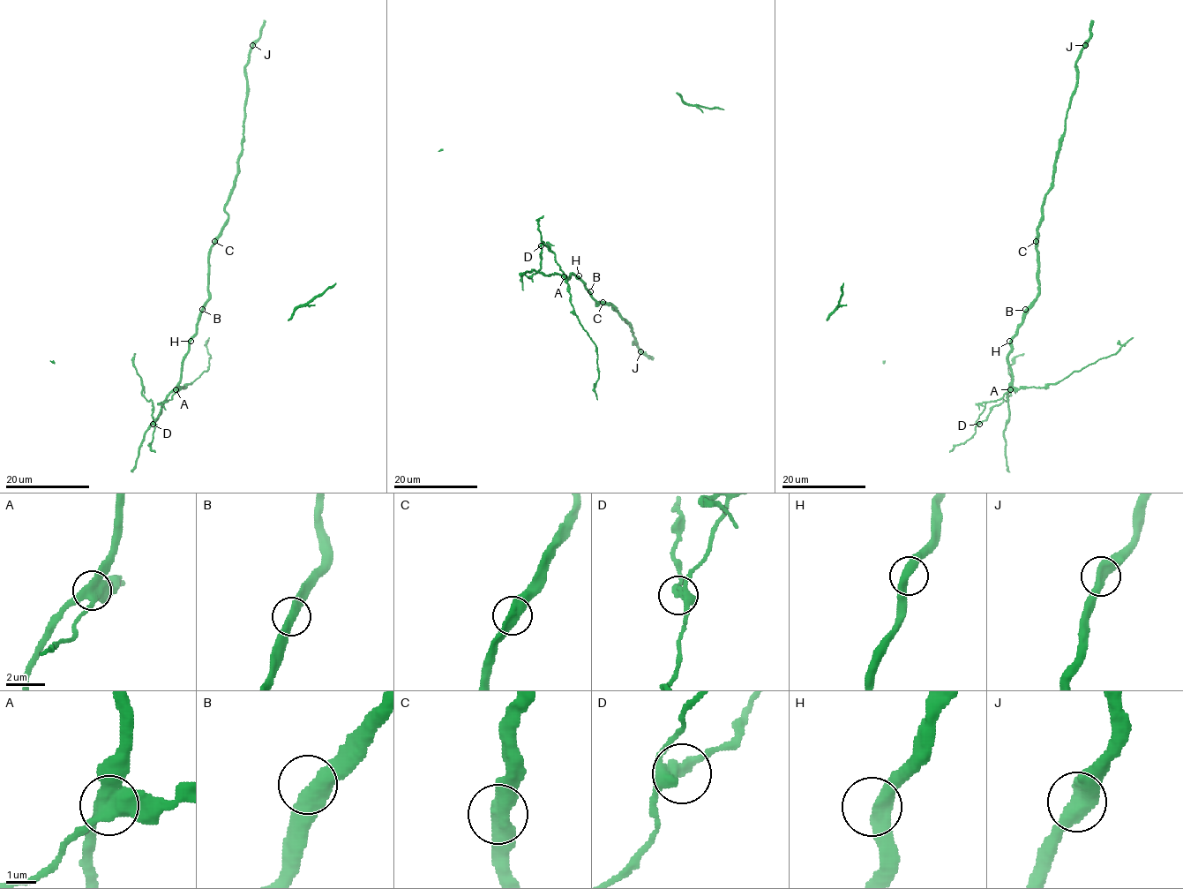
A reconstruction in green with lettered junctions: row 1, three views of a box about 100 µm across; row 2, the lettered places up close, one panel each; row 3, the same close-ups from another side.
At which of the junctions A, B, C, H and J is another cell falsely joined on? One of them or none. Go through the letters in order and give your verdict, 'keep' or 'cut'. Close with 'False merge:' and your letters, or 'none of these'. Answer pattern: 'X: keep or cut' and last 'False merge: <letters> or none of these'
A: cut
B: keep
C: keep
H: keep
J: keep
False merge: A

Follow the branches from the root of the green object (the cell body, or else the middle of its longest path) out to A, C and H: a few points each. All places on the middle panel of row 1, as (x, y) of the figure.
A: (590, 295), (574, 274), (564, 276)
C: (590, 295), (596, 305), (602, 302)
H: (590, 295), (579, 275)

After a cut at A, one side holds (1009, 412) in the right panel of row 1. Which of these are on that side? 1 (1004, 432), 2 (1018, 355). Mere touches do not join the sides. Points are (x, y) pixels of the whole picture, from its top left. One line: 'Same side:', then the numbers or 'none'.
Same side: 1

